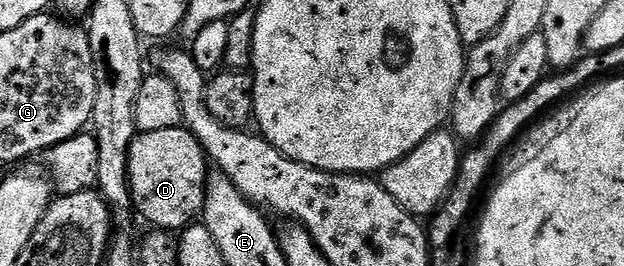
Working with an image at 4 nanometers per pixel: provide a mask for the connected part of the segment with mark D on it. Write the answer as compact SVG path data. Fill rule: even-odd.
M181 126L170 130L140 132L132 140L132 149L128 152L128 184L132 188L132 208L140 211L152 223L153 229L183 230L201 219L209 171L210 161L204 147L187 128Z

